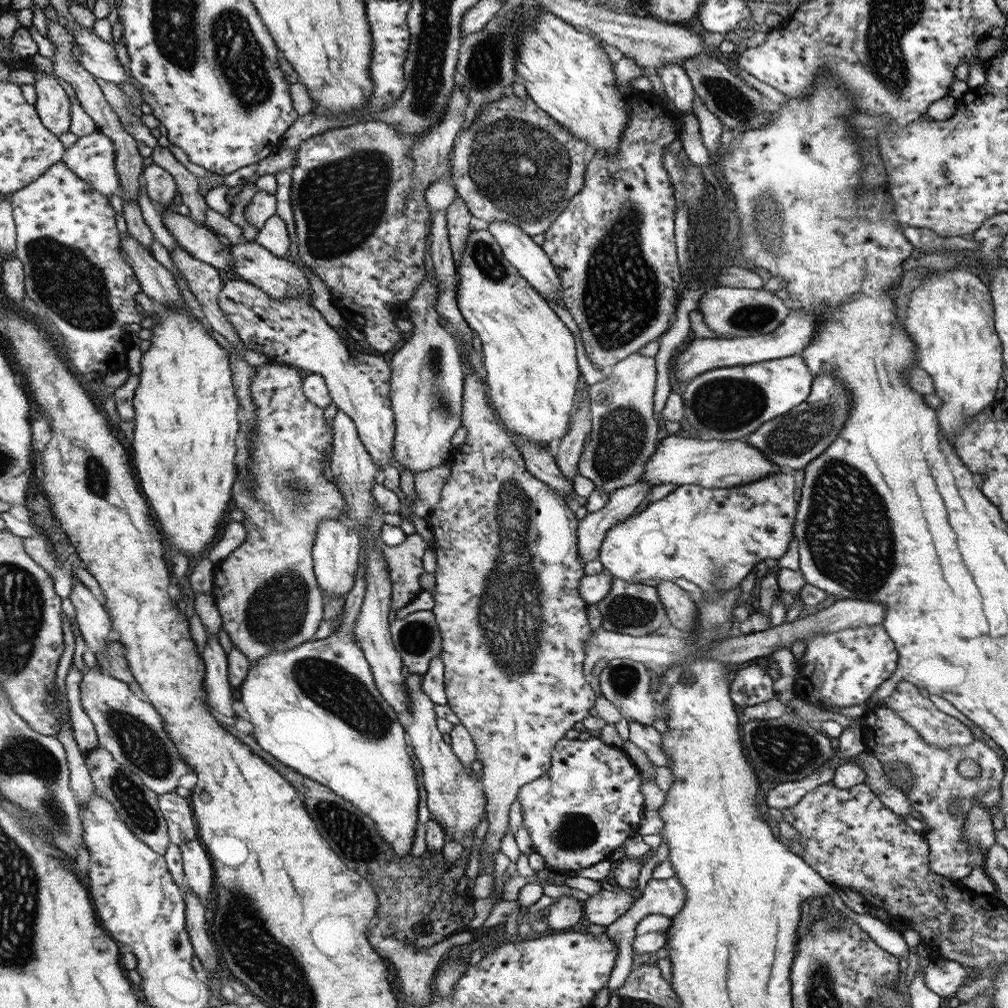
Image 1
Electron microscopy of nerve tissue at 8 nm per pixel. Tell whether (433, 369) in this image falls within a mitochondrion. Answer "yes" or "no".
yes

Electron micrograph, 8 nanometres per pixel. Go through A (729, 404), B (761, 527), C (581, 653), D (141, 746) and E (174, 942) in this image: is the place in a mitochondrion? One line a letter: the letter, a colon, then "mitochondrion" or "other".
A: mitochondrion
B: other
C: other
D: mitochondrion
E: mitochondrion

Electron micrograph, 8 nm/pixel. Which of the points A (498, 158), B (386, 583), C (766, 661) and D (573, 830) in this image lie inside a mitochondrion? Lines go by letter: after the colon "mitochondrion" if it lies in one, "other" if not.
A: mitochondrion
B: other
C: other
D: mitochondrion

